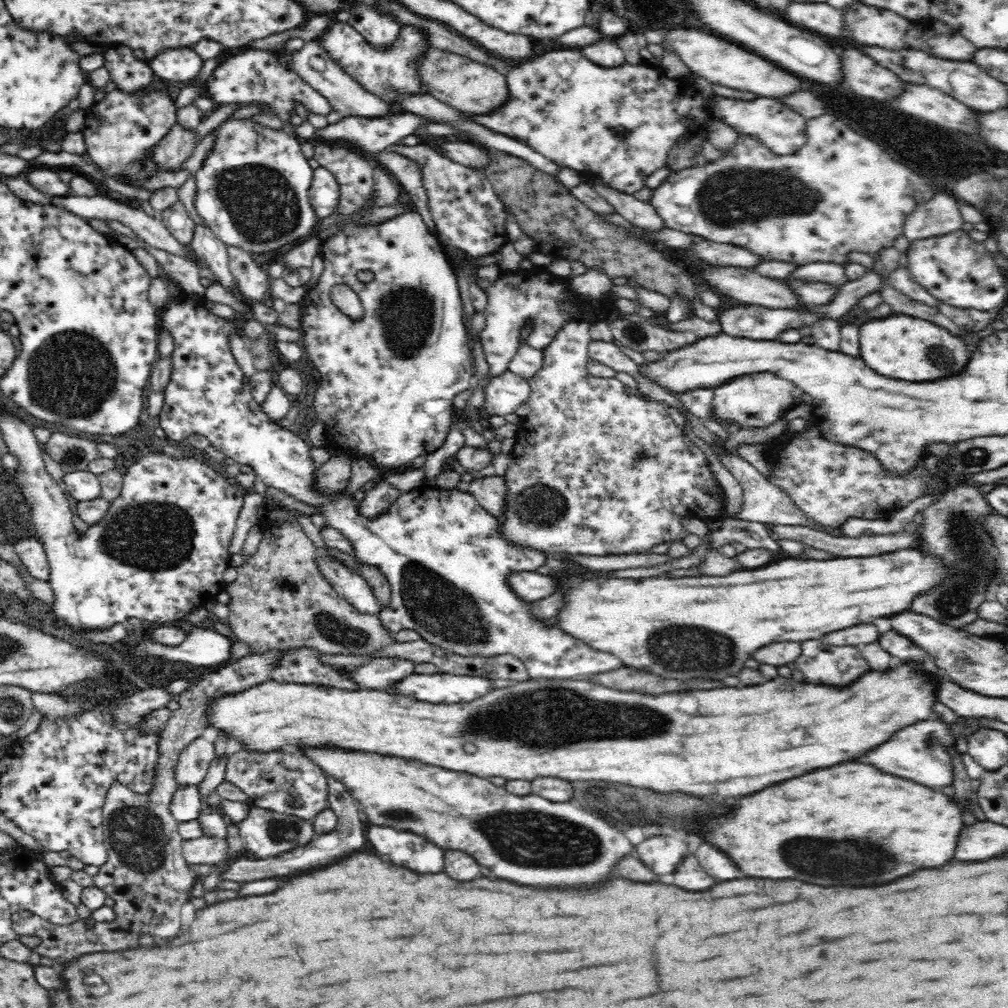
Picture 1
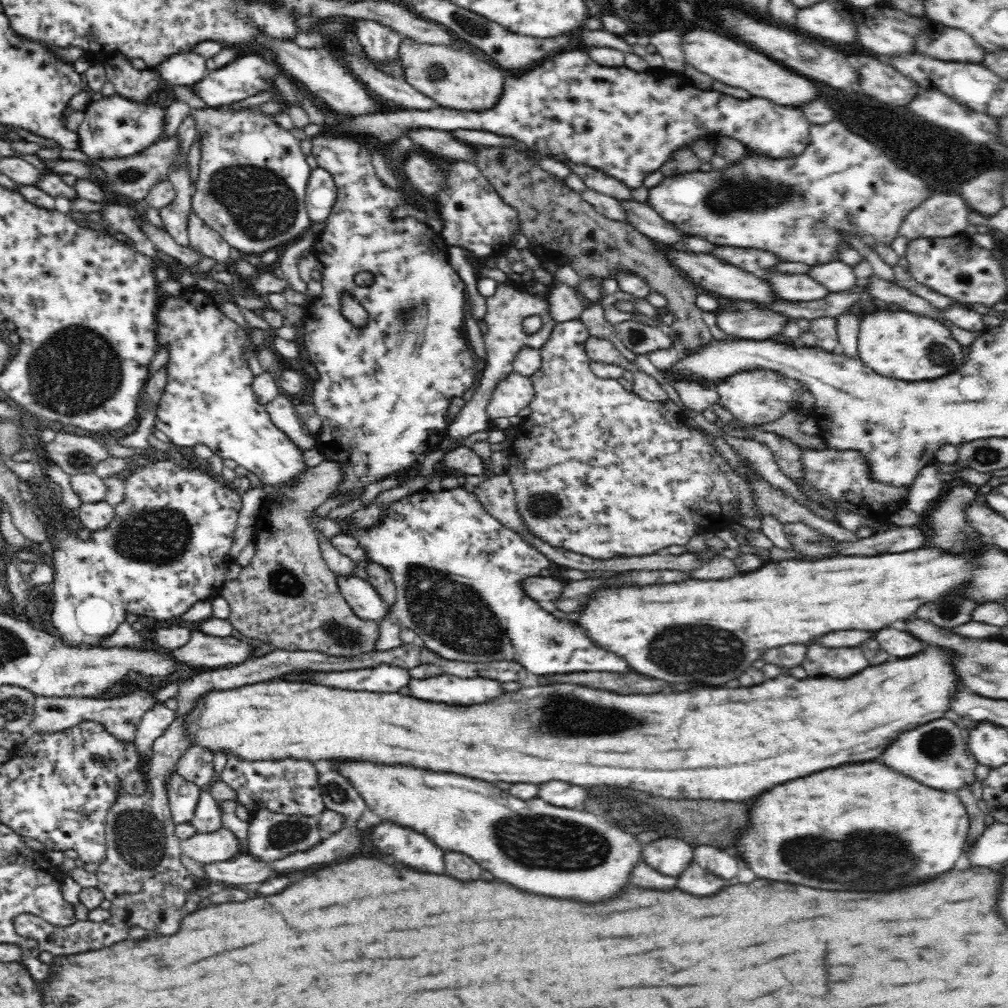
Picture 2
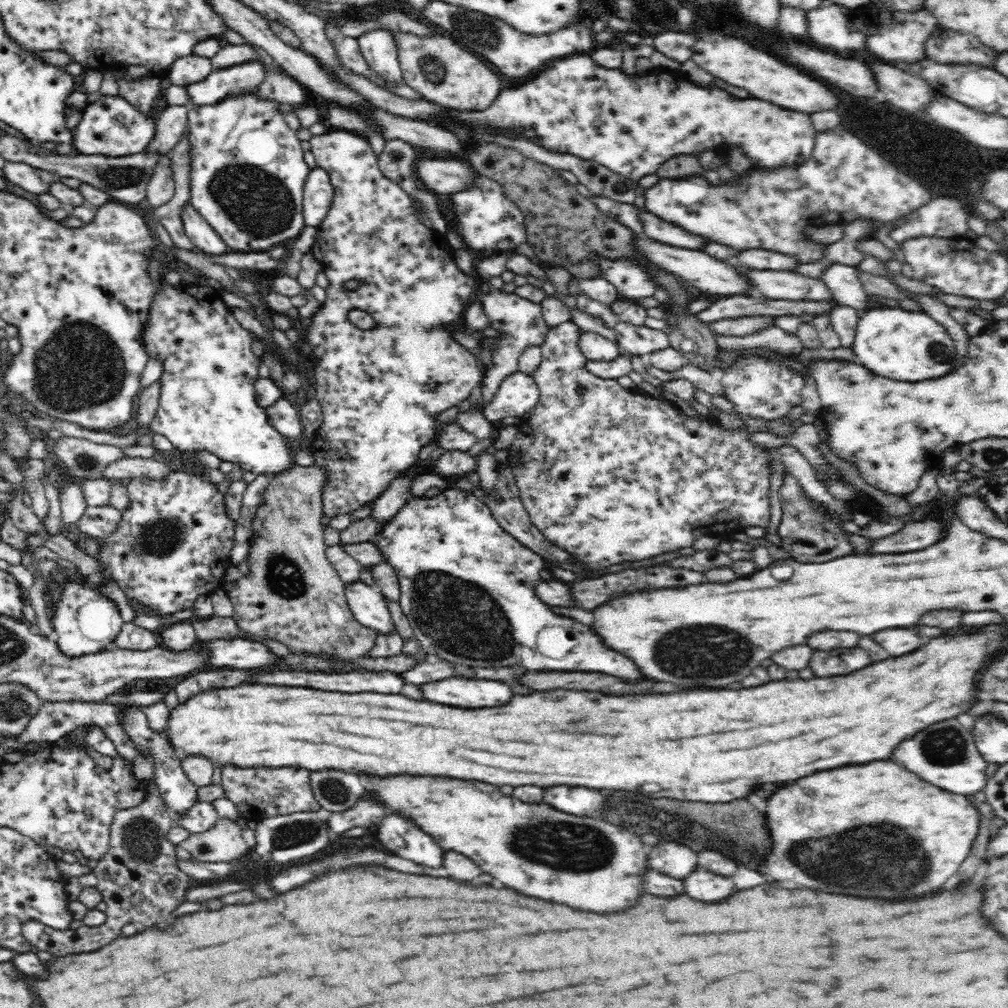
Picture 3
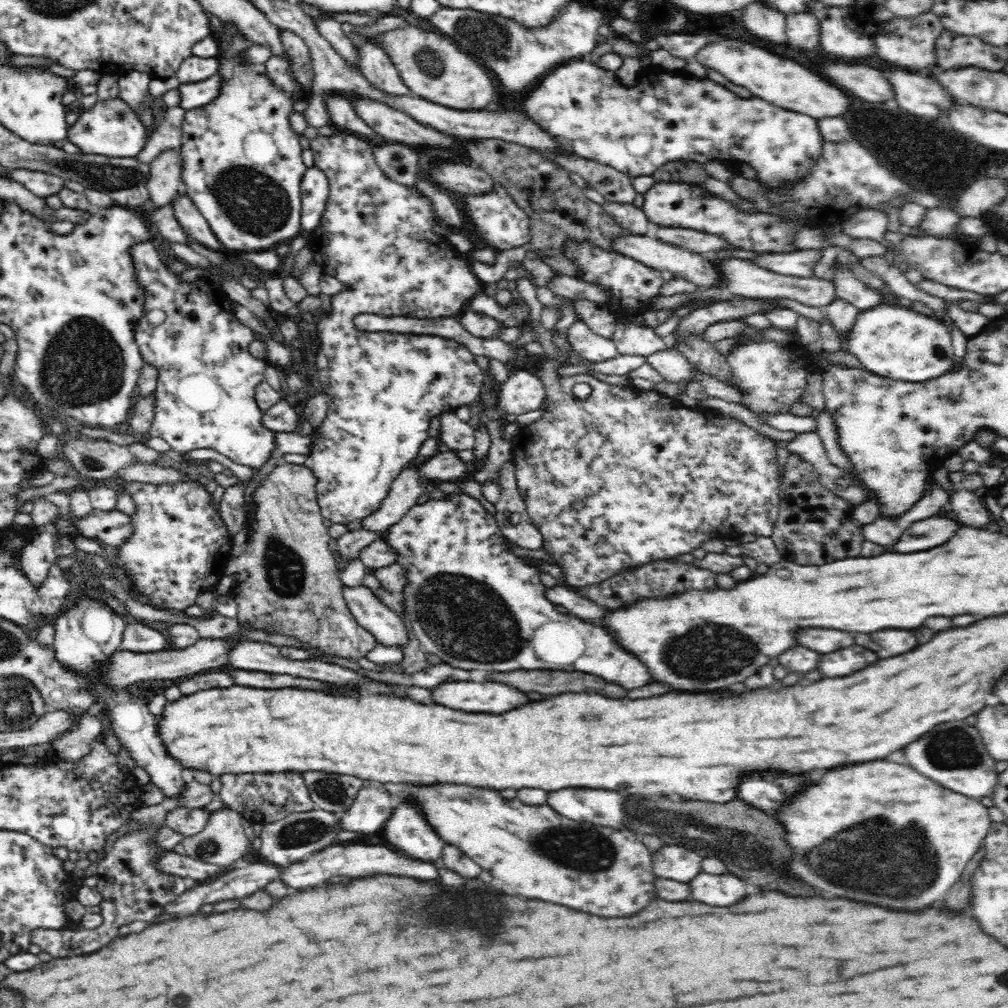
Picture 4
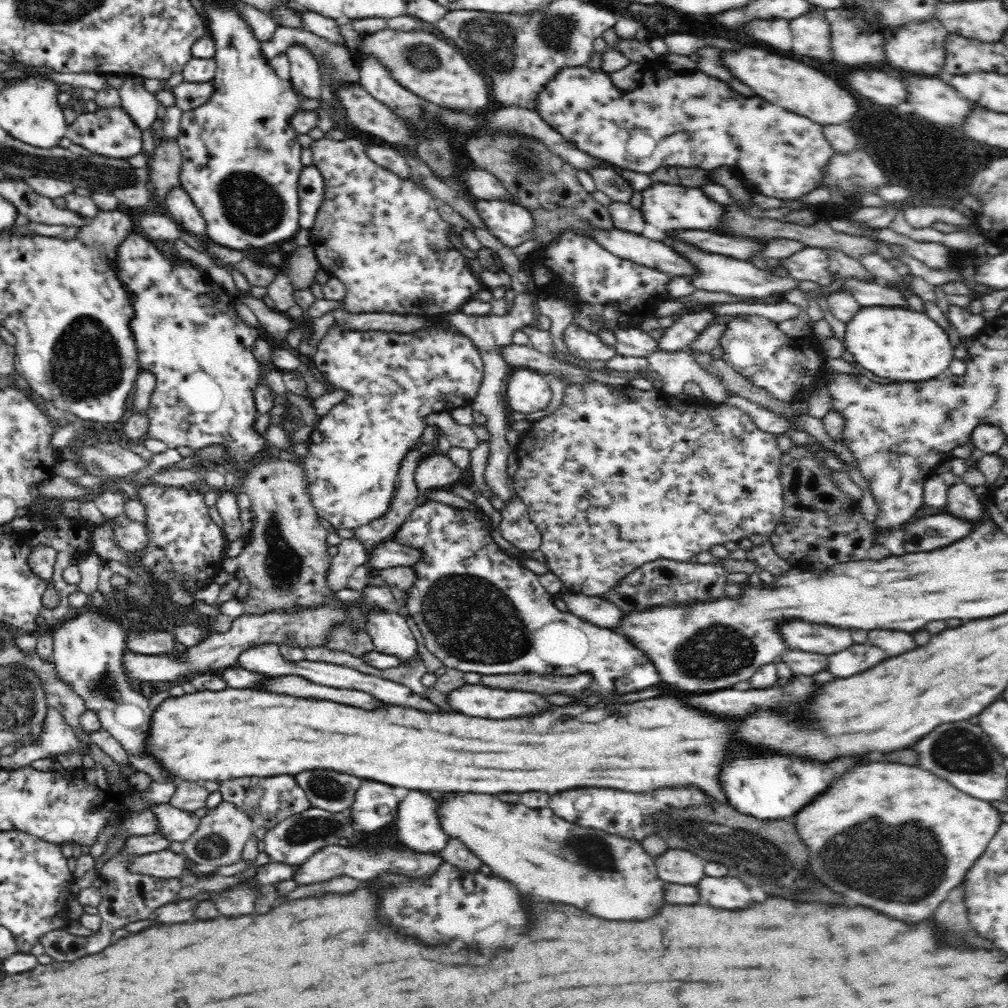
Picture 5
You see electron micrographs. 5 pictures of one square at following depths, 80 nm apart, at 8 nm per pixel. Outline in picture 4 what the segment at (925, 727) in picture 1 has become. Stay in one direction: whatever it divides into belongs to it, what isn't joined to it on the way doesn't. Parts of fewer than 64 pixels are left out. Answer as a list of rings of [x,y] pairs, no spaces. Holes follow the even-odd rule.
[[[944,722],[936,726],[934,732],[908,744],[904,754],[908,764],[920,774],[973,799],[993,796],[1000,782],[1000,772],[995,769],[997,760],[988,753],[980,732],[966,722]]]

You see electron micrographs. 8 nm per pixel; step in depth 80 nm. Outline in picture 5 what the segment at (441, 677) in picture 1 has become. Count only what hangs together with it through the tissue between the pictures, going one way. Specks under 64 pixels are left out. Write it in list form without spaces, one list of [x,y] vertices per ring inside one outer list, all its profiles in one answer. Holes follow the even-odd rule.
[[[485,680],[475,685],[466,683],[466,686],[449,692],[447,695],[448,700],[450,700],[450,706],[456,708],[458,712],[462,712],[466,716],[492,718],[492,720],[532,716],[532,714],[540,714],[540,712],[544,712],[544,710],[550,708],[550,702],[544,696],[540,696],[540,694],[520,692],[520,690],[498,690],[498,688],[490,688]]]

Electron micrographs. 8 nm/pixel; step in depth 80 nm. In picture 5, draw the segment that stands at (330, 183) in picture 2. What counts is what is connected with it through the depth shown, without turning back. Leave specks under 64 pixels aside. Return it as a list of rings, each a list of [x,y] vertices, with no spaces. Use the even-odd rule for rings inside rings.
[[[314,165],[303,166],[298,176],[299,223],[302,228],[312,228],[318,208],[324,198],[324,179]]]

